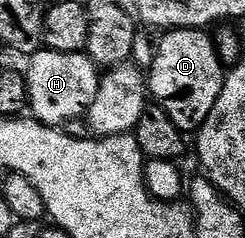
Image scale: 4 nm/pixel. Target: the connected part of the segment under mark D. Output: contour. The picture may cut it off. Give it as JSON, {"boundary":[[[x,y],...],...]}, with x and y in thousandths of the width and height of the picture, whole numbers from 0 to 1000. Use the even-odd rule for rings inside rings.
{"boundary":[[[698,122],[641,189],[641,227],[608,273],[600,391],[620,437],[673,475],[743,550],[800,550],[861,483],[910,336],[906,244],[890,193],[833,122]]]}

